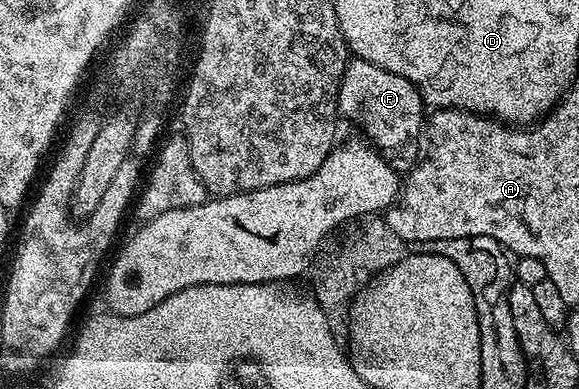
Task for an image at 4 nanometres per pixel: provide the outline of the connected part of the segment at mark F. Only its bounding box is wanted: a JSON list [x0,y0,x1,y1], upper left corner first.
[338,59,424,162]

